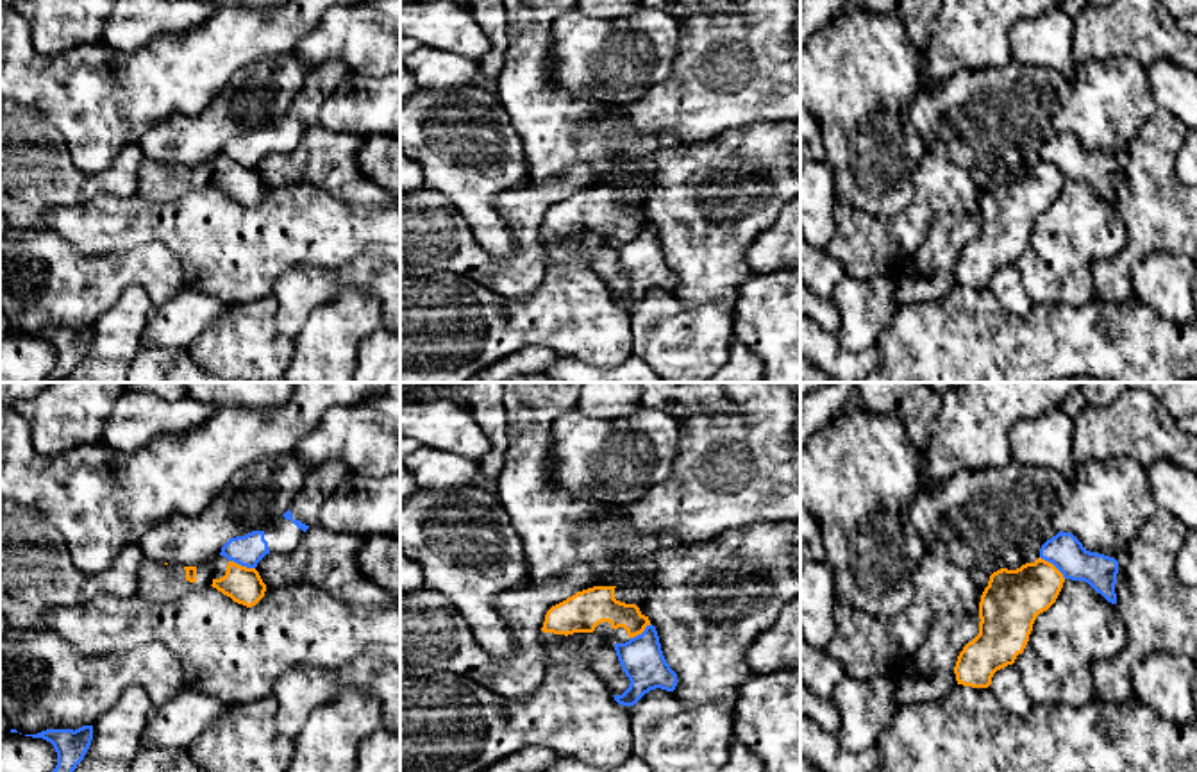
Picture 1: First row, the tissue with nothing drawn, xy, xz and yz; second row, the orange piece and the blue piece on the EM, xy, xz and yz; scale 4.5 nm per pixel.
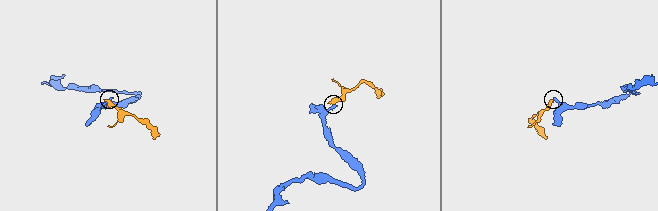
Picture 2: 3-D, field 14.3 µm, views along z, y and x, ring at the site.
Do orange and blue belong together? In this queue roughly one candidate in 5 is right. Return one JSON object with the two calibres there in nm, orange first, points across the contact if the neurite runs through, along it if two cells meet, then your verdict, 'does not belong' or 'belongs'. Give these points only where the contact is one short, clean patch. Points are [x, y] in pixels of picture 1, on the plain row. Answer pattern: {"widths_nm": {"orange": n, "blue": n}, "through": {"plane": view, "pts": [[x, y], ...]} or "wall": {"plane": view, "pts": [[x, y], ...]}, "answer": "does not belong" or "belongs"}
{"widths_nm": {"orange": 260, "blue": 160}, "wall": {"plane": "yz", "pts": [[1040, 156], [1065, 177]]}, "answer": "does not belong"}

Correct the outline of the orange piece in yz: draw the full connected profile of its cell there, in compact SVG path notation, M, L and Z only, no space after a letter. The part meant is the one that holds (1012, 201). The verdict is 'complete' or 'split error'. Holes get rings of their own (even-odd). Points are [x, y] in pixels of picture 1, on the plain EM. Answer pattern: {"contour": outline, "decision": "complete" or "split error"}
{"contour": "M1042 157L1017 170L993 172L979 202L979 234L963 247L954 266L958 284L988 288L997 270L1013 264L1029 241L1036 216L1056 202L1063 182L1063 173Z", "decision": "complete"}

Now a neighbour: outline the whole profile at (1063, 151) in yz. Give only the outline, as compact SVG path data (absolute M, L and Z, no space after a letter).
M1063 130L1042 145L1040 157L1052 163L1065 179L1084 180L1108 202L1117 204L1115 157L1086 150L1072 132Z

